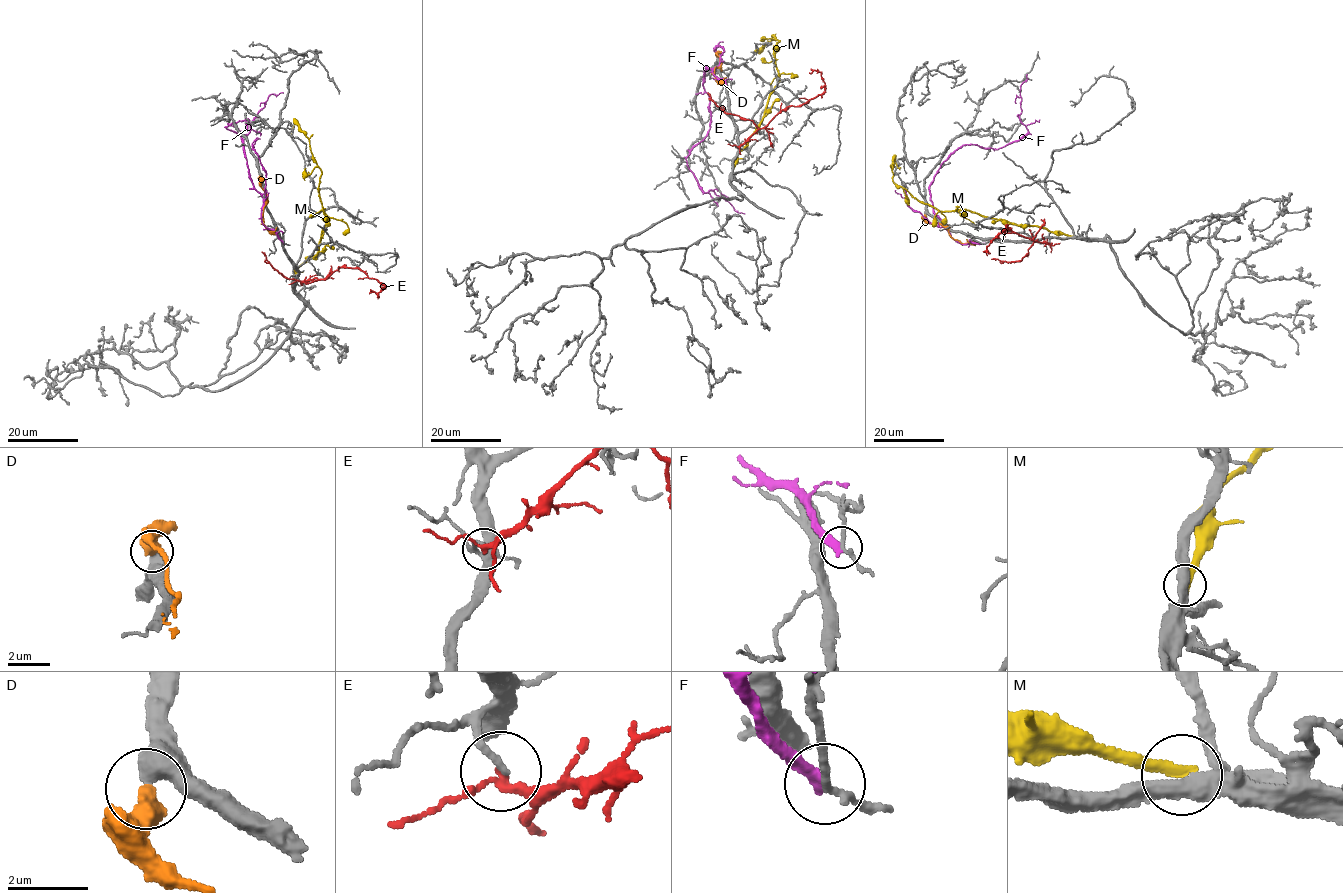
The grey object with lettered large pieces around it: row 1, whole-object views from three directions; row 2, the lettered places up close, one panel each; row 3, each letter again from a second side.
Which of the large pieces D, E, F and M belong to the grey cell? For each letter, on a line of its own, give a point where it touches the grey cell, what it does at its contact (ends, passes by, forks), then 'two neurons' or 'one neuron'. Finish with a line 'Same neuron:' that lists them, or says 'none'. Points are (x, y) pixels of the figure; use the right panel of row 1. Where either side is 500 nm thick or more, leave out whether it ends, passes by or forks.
D: meets grey at (925, 214); two neurons
E: meets grey at (1051, 243); it passes by; two neurons
F: meets grey at (984, 243); it ends there; two neurons
M: meets grey at (1071, 236); it ends there; two neurons
Same neuron: none

